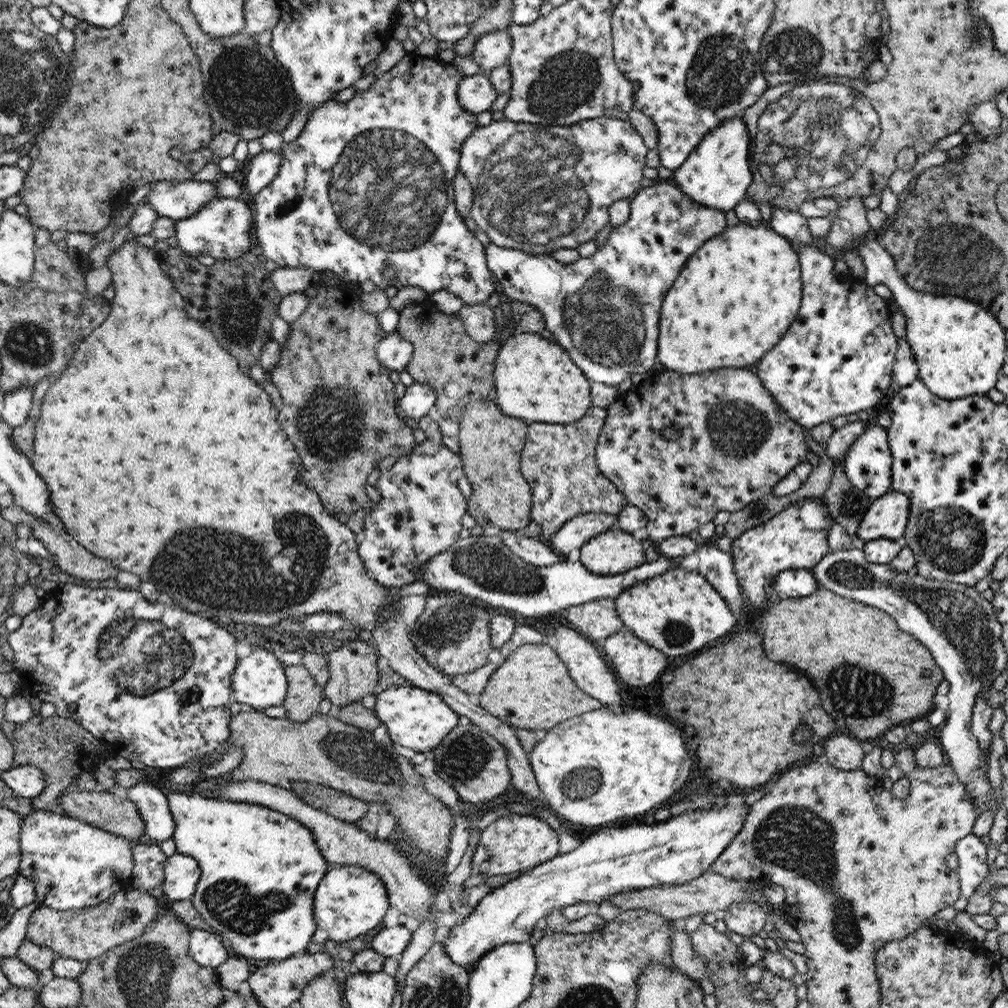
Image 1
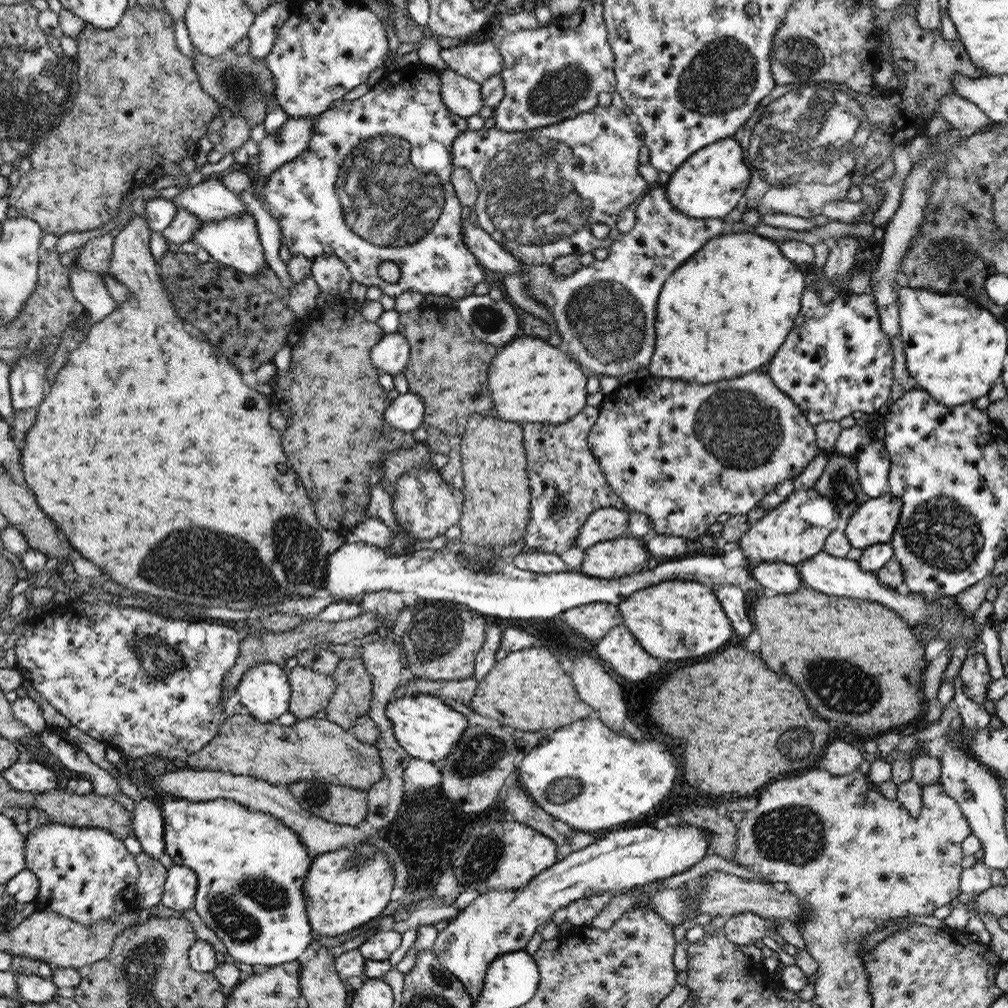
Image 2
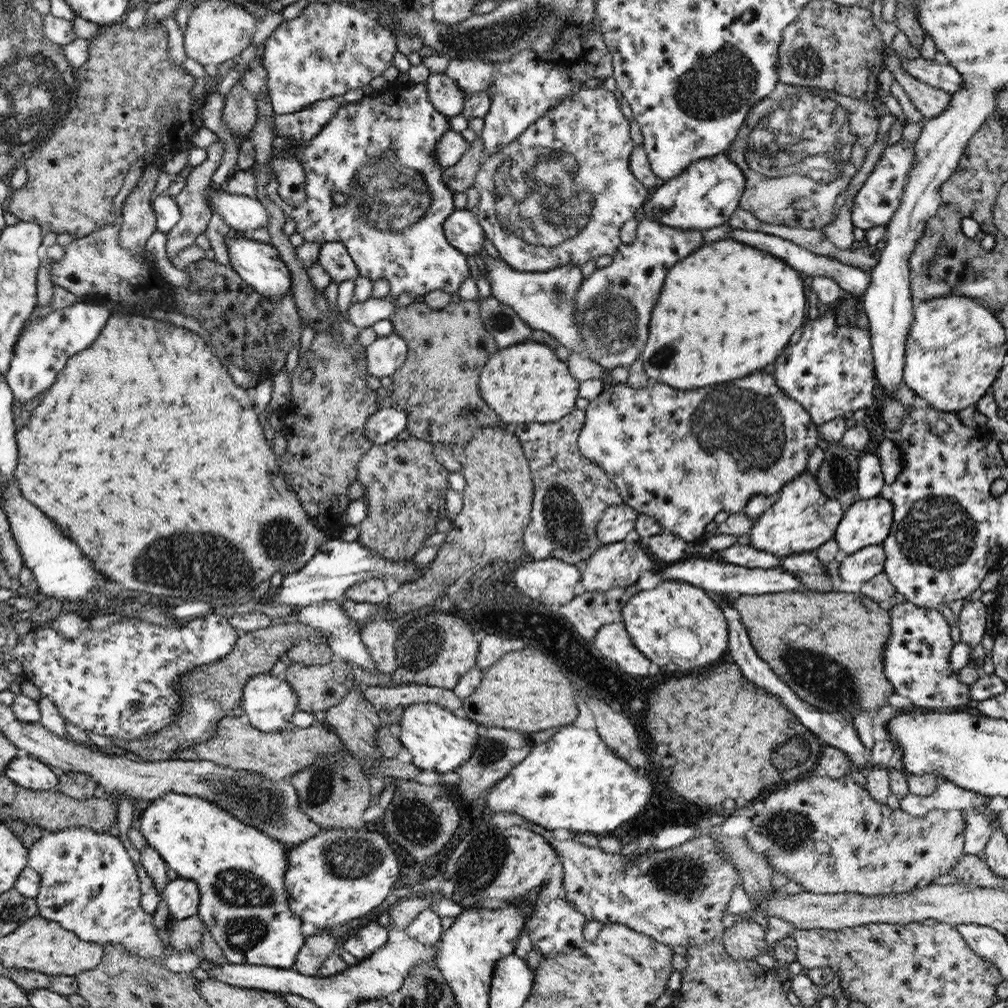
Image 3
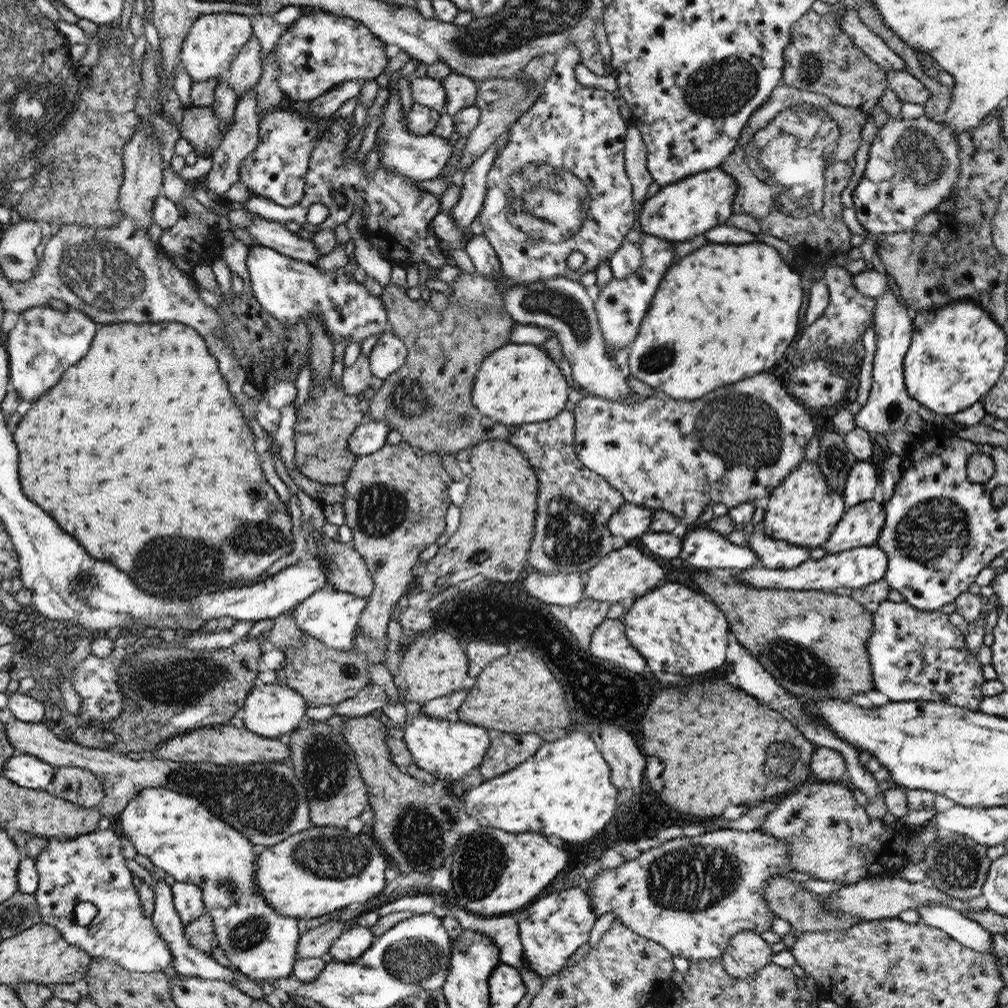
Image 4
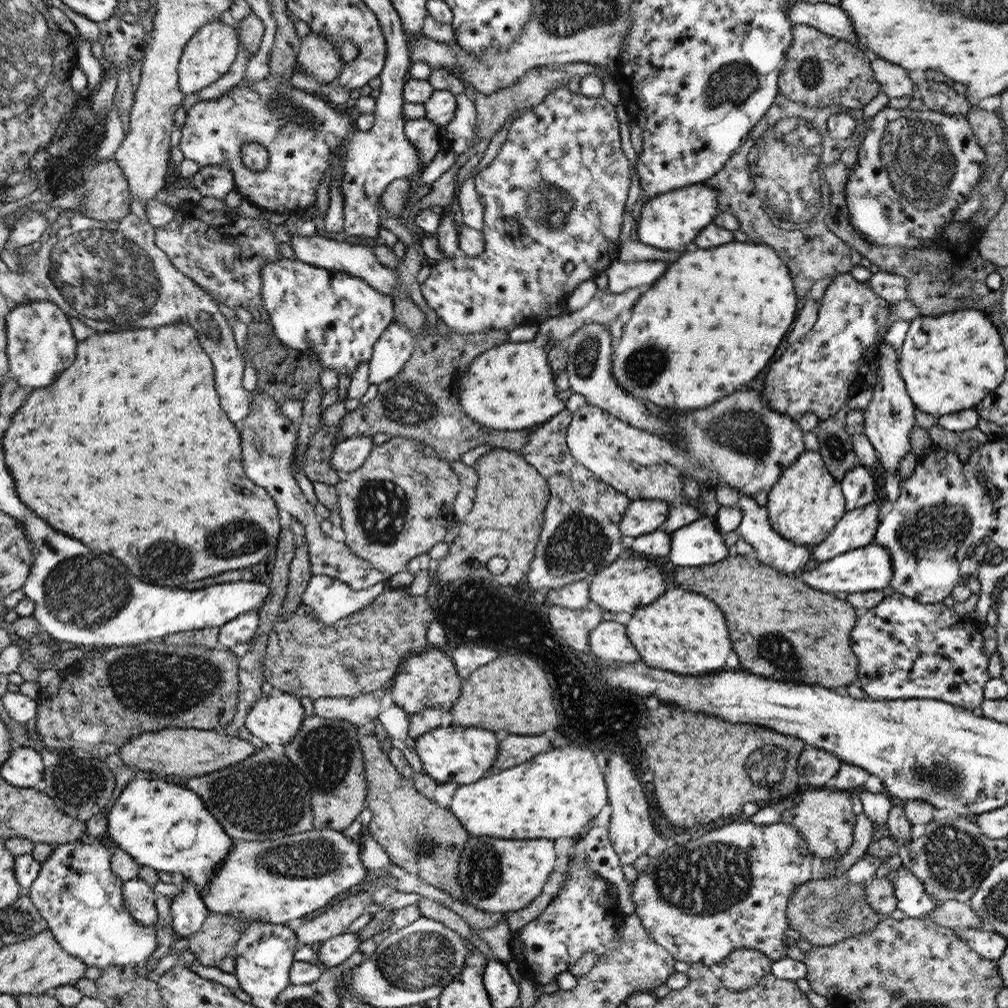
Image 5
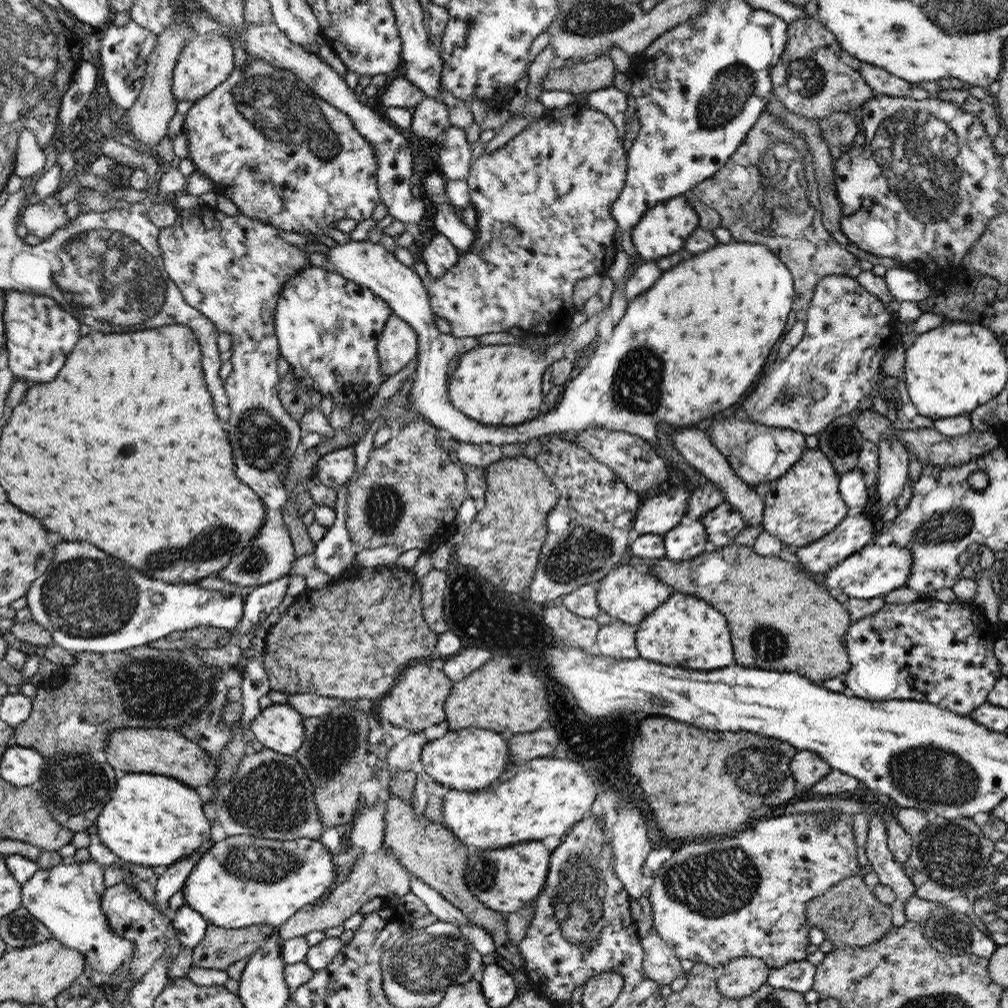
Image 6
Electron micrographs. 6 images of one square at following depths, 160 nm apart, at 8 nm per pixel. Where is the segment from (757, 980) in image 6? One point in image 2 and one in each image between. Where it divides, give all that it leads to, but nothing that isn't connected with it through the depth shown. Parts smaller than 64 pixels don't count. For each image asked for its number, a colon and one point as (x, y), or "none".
2: (745, 928)
3: (745, 939)
4: (747, 952)
5: (740, 970)

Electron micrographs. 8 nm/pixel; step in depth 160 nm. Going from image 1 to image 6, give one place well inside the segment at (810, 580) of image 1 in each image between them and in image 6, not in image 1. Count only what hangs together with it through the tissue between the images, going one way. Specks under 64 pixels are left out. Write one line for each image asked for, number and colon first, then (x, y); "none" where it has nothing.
2: (776, 577)
3: (749, 557)
4: (702, 548)
5: (699, 543)
6: (683, 542)

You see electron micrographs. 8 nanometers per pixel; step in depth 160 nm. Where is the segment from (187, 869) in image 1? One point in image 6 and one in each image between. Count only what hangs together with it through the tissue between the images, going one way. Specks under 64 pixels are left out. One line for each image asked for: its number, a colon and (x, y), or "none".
2: (181, 885)
3: (182, 896)
4: (187, 898)
5: (189, 911)
6: (190, 926)

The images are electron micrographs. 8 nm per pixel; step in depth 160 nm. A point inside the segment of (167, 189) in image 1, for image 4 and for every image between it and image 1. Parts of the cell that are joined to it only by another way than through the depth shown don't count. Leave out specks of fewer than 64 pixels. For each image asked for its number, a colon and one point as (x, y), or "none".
2: (210, 200)
3: (244, 213)
4: (271, 233)

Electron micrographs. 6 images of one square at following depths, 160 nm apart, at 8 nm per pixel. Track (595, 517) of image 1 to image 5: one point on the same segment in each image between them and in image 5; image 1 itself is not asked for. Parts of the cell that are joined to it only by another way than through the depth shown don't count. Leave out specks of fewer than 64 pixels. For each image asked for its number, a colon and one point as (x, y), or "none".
2: (608, 523)
3: (618, 521)
4: (629, 521)
5: (642, 517)

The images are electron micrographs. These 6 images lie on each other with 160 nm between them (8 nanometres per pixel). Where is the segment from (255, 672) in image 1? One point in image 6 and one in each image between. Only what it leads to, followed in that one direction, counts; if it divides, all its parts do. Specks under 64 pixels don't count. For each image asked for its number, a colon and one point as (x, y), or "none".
2: (264, 690)
3: (269, 703)
4: (274, 710)
5: (276, 719)
6: (279, 727)

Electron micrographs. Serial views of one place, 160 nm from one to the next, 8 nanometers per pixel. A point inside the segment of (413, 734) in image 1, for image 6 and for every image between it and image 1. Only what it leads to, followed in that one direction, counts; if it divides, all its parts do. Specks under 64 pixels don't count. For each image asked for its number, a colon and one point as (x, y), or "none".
2: (427, 728)
3: (438, 740)
4: (448, 750)
5: (453, 754)
6: (469, 760)

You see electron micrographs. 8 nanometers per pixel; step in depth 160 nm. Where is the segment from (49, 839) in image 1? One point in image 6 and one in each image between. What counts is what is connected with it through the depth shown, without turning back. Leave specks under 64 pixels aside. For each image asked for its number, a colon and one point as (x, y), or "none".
2: (85, 873)
3: (89, 886)
4: (88, 868)
5: (83, 902)
6: (66, 898)

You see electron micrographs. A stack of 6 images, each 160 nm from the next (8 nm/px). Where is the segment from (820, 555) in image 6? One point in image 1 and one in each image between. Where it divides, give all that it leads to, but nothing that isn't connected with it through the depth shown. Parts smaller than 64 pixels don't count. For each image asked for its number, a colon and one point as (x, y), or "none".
1: (886, 517)
2: (873, 522)
3: (868, 522)
4: (860, 525)
5: (857, 528)

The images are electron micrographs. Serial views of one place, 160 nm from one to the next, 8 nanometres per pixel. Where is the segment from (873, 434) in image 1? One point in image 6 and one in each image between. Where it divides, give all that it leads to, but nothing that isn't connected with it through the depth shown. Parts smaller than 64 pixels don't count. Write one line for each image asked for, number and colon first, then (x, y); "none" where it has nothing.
2: (873, 462)
3: (870, 482)
4: (862, 479)
5: (857, 486)
6: (852, 487)

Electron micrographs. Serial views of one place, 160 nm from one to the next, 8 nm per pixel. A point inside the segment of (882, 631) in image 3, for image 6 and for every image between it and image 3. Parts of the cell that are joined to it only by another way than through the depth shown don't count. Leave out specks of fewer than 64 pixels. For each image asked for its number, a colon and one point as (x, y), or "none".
4: (815, 642)
5: (756, 599)
6: (759, 595)

